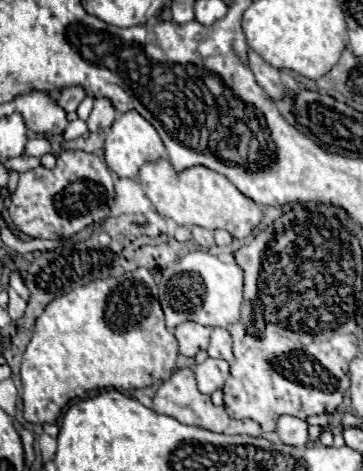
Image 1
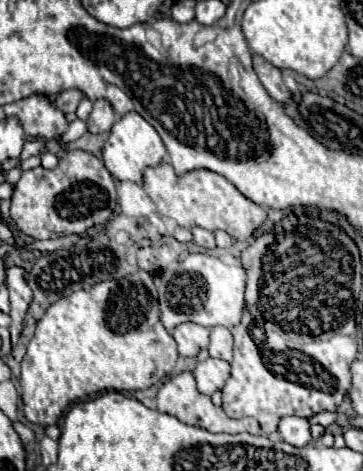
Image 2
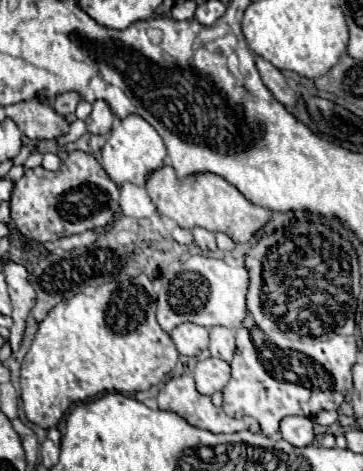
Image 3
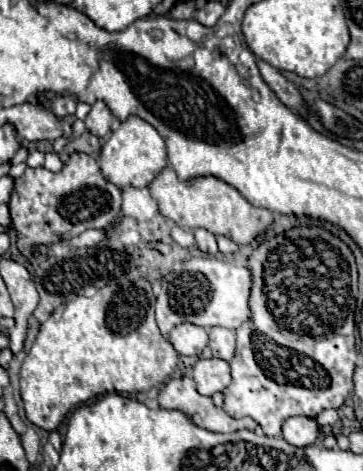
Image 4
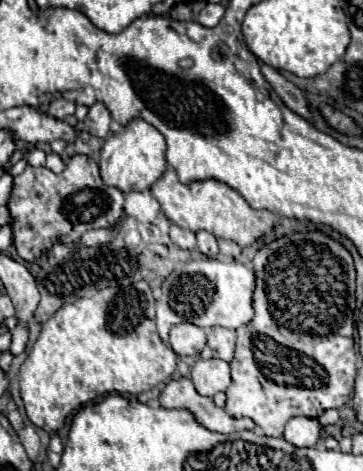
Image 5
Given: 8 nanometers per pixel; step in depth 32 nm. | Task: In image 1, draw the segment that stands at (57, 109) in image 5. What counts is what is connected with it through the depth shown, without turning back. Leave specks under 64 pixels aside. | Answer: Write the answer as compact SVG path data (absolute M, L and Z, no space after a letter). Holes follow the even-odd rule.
M80 86L66 88L66 90L62 90L60 96L58 96L58 104L60 104L66 112L74 112L74 110L78 108L78 104L84 100L84 96L86 96L86 92L84 92L84 88L80 88Z

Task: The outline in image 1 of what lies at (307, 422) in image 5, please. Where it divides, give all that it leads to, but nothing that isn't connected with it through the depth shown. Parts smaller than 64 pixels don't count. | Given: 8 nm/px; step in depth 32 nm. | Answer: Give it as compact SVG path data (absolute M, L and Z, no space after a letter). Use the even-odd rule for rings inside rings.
M280 416L276 434L284 444L294 444L294 446L306 446L308 444L308 424L306 420L294 418L294 416Z

